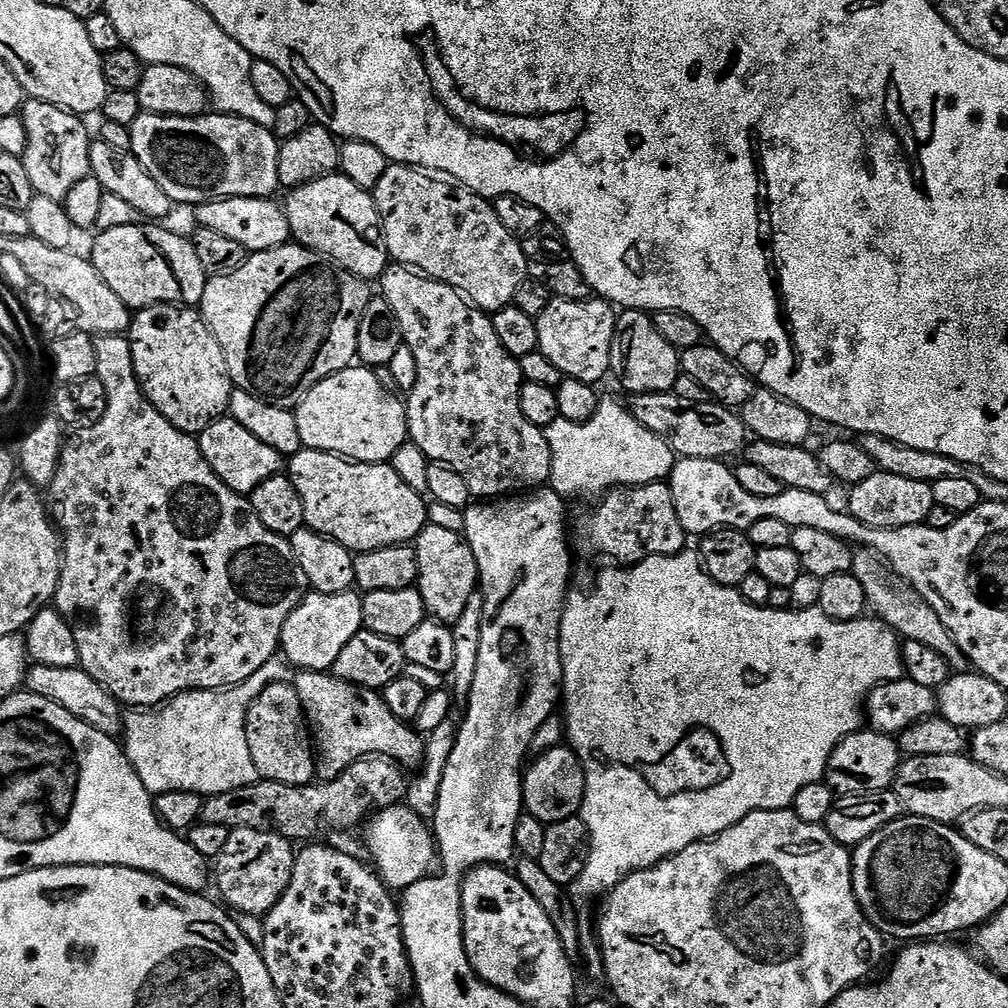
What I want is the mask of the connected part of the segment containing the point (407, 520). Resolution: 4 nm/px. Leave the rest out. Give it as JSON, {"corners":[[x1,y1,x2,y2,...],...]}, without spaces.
{"corners":[[301,450,291,457,286,472,292,477,294,486,302,498,305,525,318,534,329,536,334,542,346,546,354,554,386,546,412,544,420,531,429,524,425,497,410,490,410,486,406,486,406,482,398,478,391,463,357,464,355,460,346,460,343,456,334,456,330,452]]}

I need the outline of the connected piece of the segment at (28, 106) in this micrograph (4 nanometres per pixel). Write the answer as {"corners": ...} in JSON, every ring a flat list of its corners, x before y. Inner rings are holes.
{"corners":[[29,99,23,105,22,115,26,126,27,140,26,150,22,157,26,166,26,178,30,178,30,186,35,195,54,198,62,202,70,194,70,190,74,190,74,186,78,186,78,182,85,180,92,170,90,150,93,137,88,136,88,128,84,125,87,123,81,117,75,116,73,112,62,110,50,102,34,99]]}

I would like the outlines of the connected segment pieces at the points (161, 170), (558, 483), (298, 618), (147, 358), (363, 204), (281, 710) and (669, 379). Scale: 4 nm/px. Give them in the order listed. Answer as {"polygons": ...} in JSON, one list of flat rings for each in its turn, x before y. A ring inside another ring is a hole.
{"polygons":[[[144,112,138,119,132,123,132,152,138,158,138,162,142,162,142,166,146,166,146,170,150,174,150,178,154,178,154,182,158,182,158,186,162,186,162,190,166,190,166,194,177,205,192,204,191,206,199,206,202,204,210,204,214,200,229,200,230,198,268,198,273,195,272,191,280,188,280,179,278,178,278,158,280,157,281,141,277,140,275,131,270,128,263,128,254,122,250,122,246,118,238,118,237,116,225,116,223,114,200,114,191,116,190,118,182,118,179,114,157,114,154,112]],[[601,399,594,418,585,424,575,424,559,419,553,422,546,430,550,450,552,451,552,479,551,491,559,496,592,496,621,486,634,484,654,484,664,482,671,477,672,467,676,465,677,455,672,447,662,437,656,436,646,426,642,426,623,403,616,400]],[[353,590,343,592,342,594,322,594,321,592,309,591,304,601,296,607,286,618,286,626,282,626,280,635,279,651,284,652,284,656,293,664,293,669,307,670,310,672,328,672,332,663,342,654,342,646,354,638,364,628,364,619,362,618,362,596,359,591]],[[158,304,154,308,137,311,132,321,130,339,138,382,146,398,156,407,158,414,166,418,166,422,183,432,199,434,229,411,234,385,226,366,226,354,222,354,218,338,214,338,208,323,195,307]],[[343,174,327,176,306,184,287,193,288,204,283,205,284,213,288,216,292,236,295,243,303,244,319,252,321,256,332,261,333,264,354,273,365,282,379,281,390,267,388,247,384,241,384,228,380,224,380,211,376,208,373,193,362,186,354,186,350,178]],[[276,680,268,684,248,711,247,742,250,743,253,769,261,779,277,780,292,787,304,787,315,781,317,757,310,747,306,717,303,711,297,710,299,705,295,685]],[[624,310,616,317,616,333,612,343,611,375,625,388,625,393,641,396,672,392,681,376,680,353,662,334,658,334,655,319,647,312]]]}

